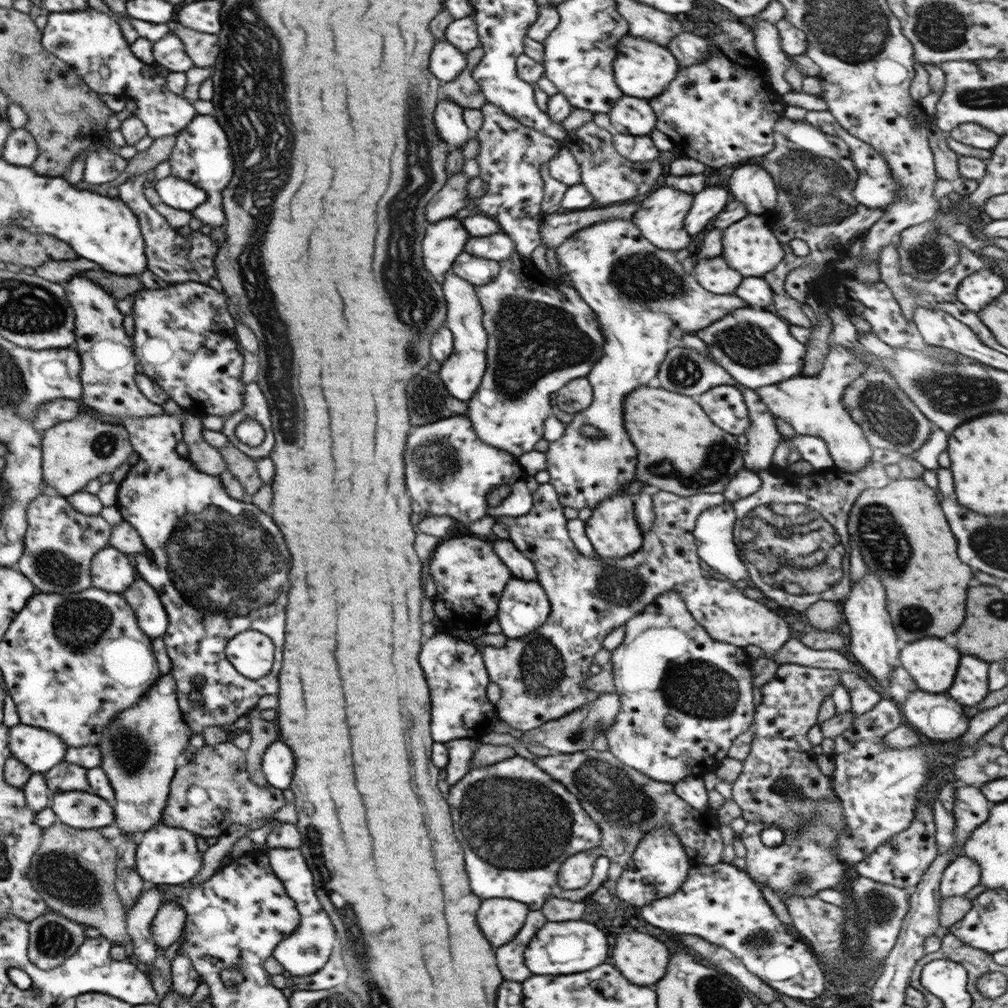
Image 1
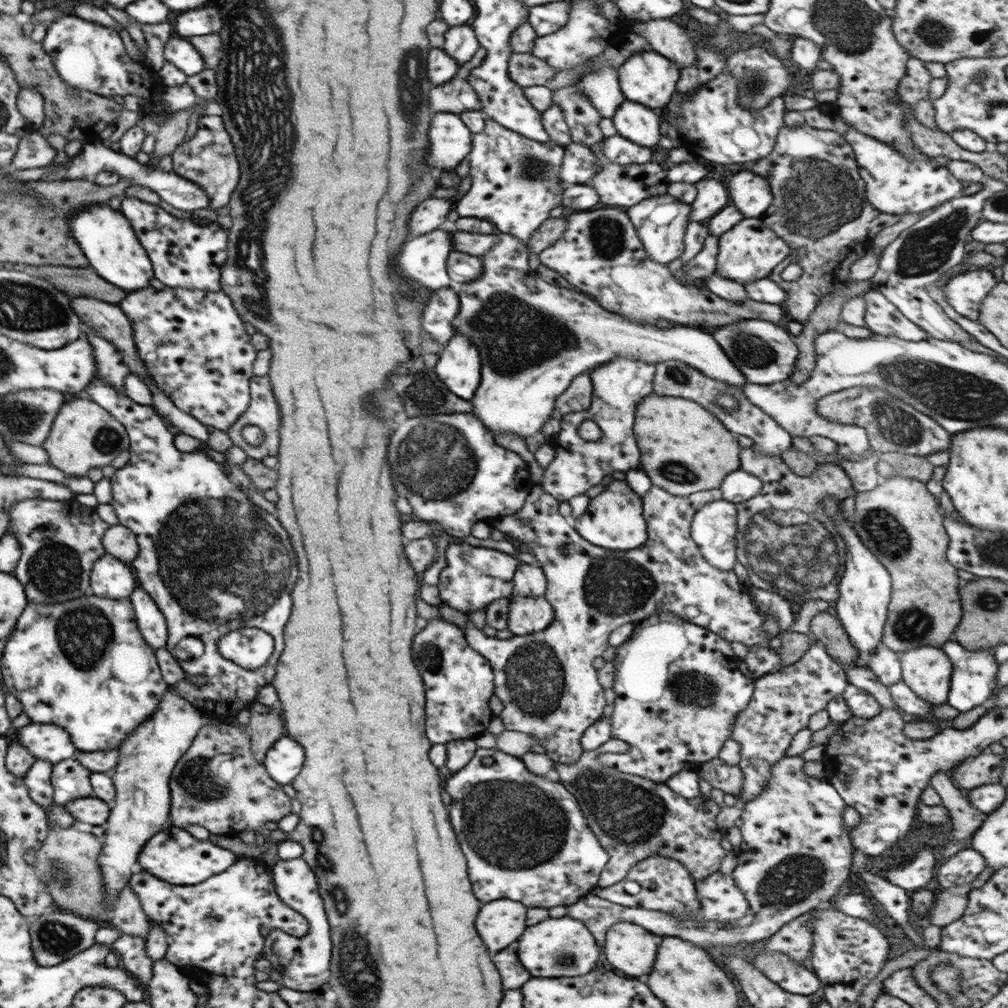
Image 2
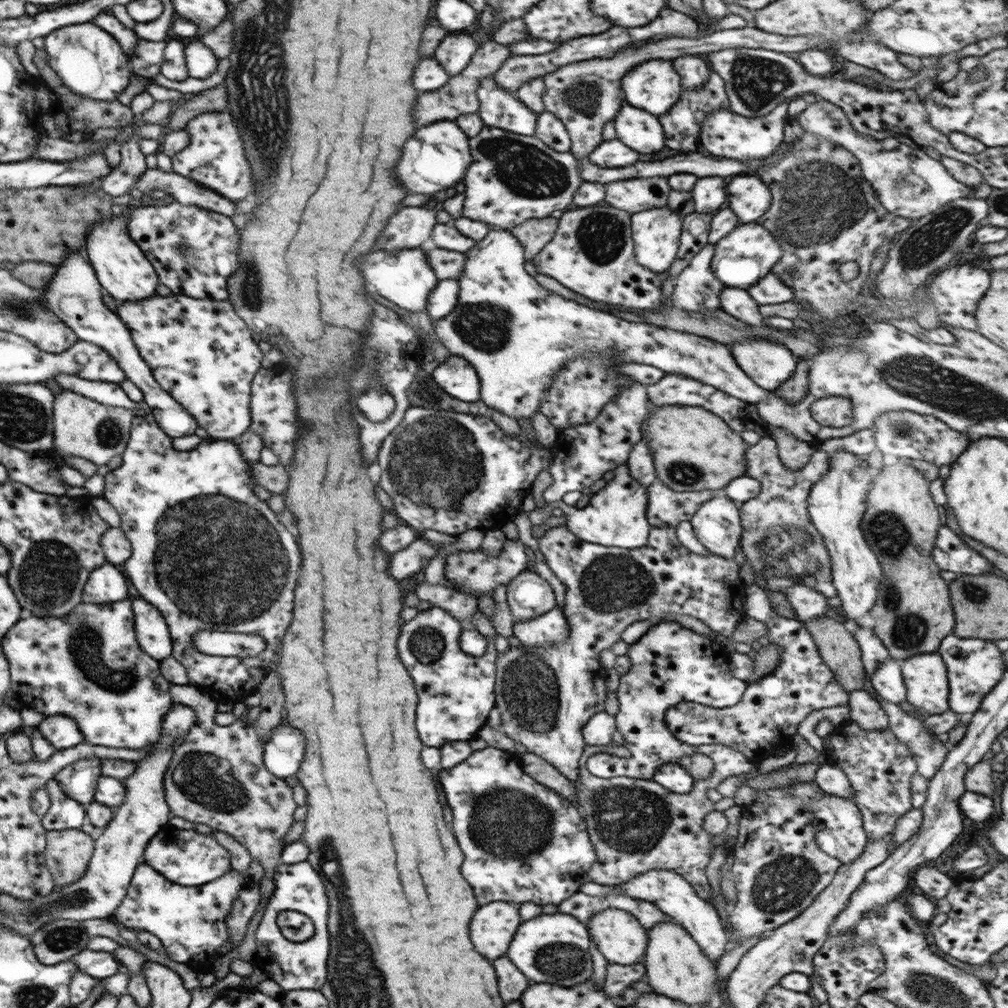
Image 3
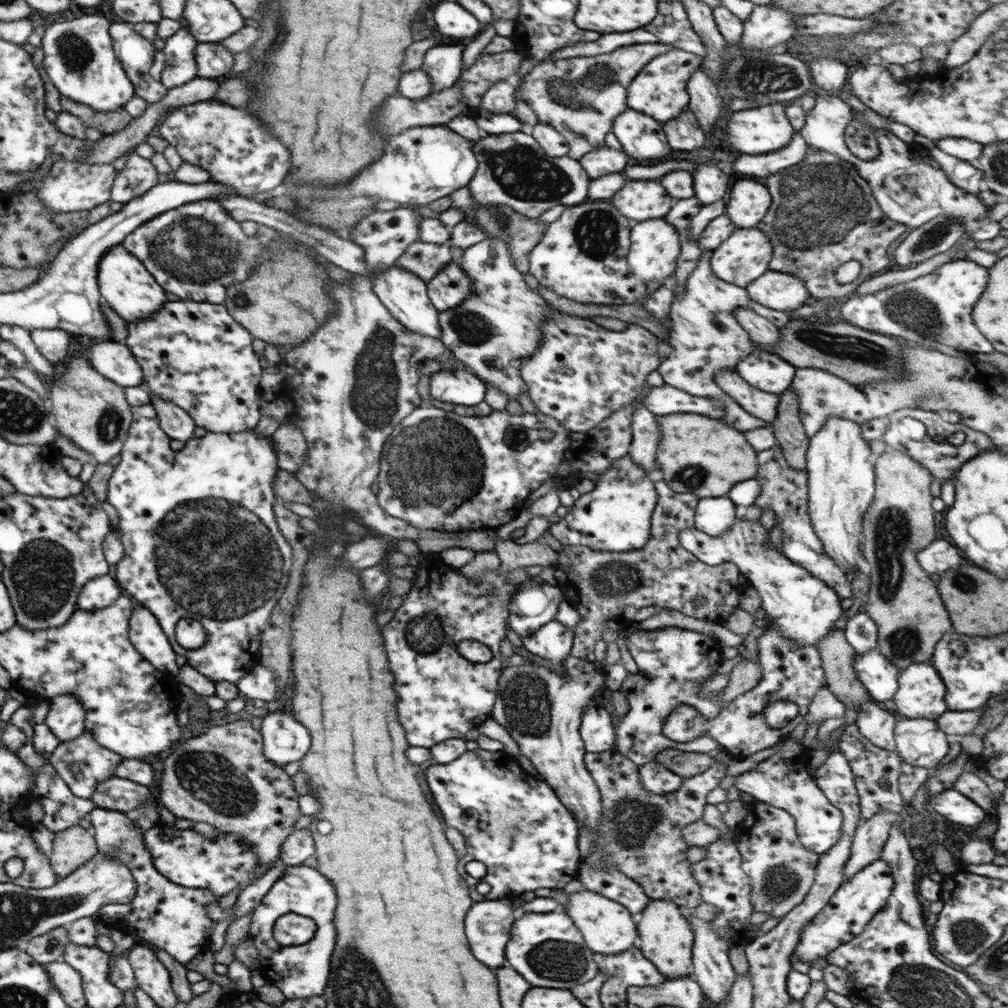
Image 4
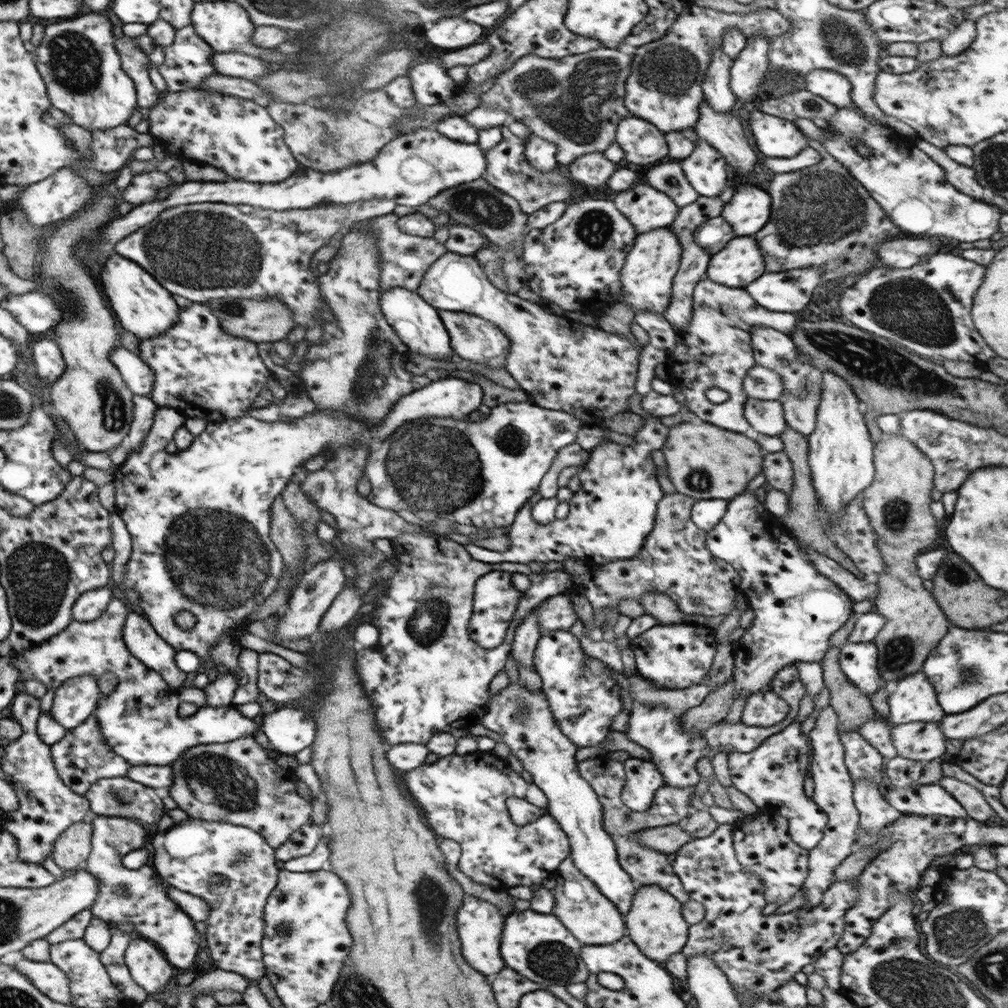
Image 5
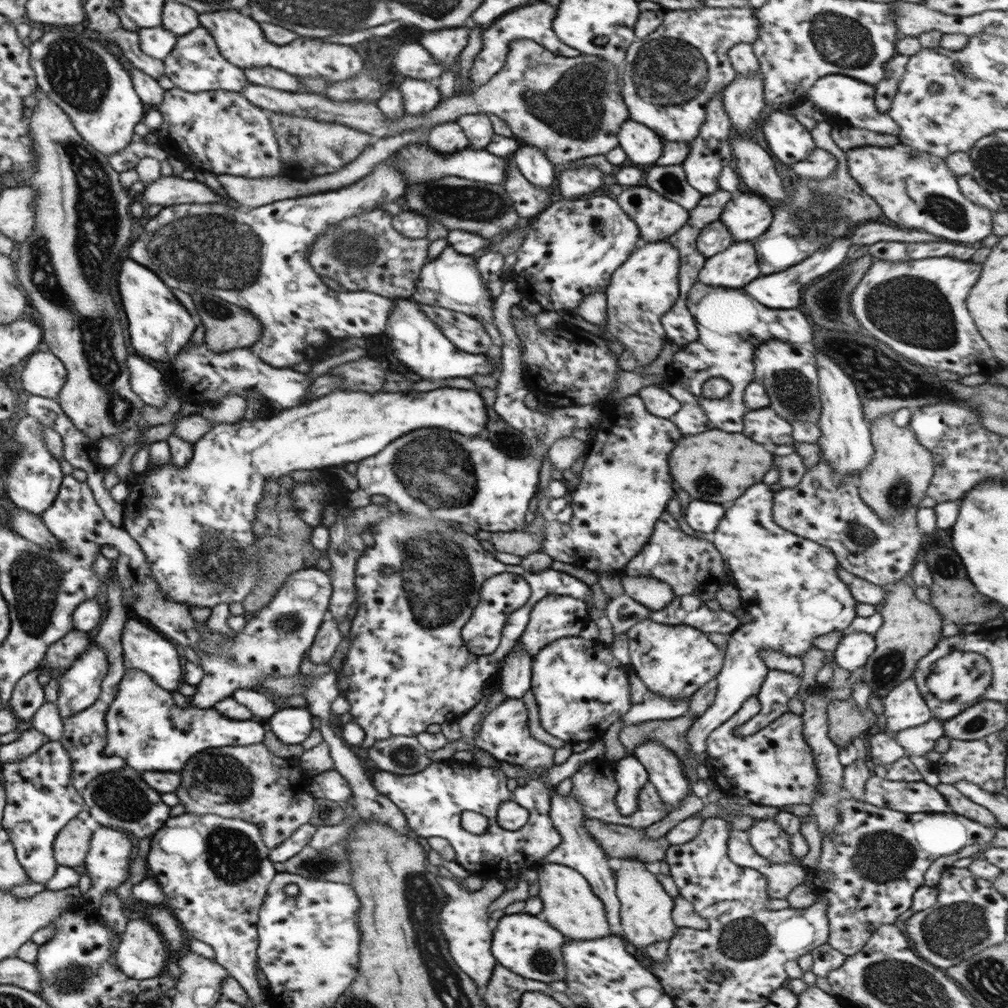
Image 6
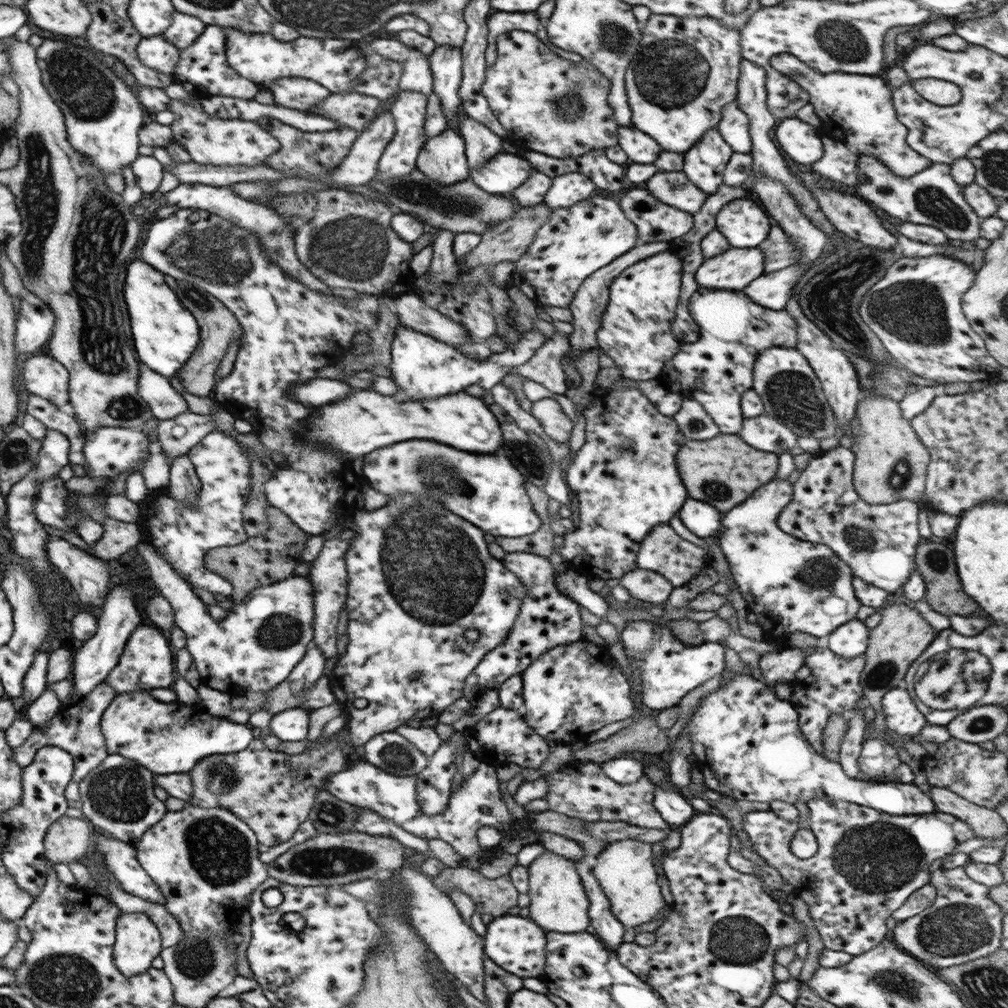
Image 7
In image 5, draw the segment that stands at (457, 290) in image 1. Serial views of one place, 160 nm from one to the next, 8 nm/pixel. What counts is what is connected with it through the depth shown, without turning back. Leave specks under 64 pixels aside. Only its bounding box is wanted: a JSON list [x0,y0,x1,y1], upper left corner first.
[112,376,481,668]

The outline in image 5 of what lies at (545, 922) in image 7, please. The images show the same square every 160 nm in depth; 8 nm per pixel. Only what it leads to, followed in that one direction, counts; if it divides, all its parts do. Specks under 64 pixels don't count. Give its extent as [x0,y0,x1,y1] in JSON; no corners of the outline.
[551,856,626,945]

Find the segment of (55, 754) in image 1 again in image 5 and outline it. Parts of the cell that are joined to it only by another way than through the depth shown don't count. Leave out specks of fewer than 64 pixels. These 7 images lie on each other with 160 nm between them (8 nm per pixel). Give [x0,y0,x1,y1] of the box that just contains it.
[49,675,99,730]

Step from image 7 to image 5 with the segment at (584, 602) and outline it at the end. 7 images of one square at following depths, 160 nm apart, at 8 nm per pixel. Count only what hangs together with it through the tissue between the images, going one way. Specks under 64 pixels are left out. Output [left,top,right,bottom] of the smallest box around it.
[352,533,575,745]

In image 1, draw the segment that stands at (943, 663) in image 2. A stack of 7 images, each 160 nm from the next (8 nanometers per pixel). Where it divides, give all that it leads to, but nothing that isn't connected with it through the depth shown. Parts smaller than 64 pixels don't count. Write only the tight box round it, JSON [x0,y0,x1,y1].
[898,638,959,694]

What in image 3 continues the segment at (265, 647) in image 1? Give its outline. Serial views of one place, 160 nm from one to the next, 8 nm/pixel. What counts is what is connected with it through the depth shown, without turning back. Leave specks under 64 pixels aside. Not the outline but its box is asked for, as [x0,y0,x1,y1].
[192,630,266,659]

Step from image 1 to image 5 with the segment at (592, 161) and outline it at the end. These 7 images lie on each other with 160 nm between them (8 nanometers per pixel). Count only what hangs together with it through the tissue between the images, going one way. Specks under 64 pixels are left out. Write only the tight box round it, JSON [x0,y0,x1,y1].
[612,184,678,234]

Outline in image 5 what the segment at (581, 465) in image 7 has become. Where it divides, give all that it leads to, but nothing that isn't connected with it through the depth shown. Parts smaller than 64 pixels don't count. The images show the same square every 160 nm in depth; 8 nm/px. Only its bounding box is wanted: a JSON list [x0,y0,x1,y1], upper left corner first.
[464,416,667,565]

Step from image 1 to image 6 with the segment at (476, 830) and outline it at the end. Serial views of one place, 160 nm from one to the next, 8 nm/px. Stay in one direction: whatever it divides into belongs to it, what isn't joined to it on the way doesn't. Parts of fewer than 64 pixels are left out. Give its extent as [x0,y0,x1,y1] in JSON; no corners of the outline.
[368,741,604,882]

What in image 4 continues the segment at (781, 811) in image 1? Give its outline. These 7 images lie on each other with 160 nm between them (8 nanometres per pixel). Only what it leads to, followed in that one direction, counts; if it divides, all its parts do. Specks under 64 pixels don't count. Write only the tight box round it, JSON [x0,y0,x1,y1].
[661,629,825,757]

